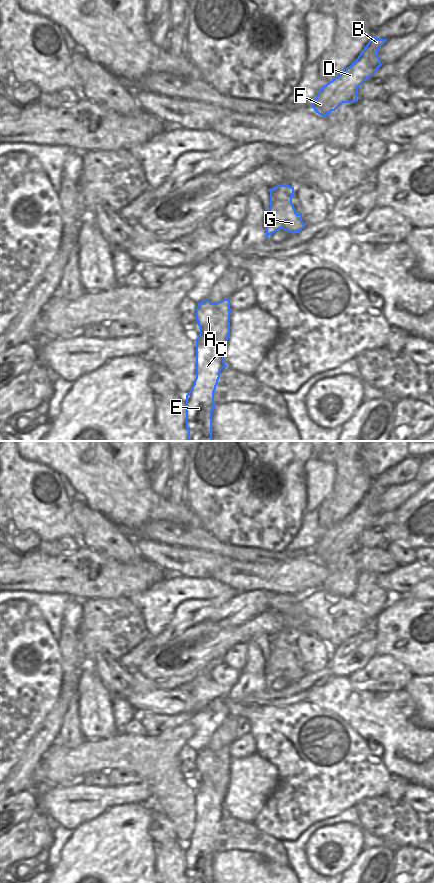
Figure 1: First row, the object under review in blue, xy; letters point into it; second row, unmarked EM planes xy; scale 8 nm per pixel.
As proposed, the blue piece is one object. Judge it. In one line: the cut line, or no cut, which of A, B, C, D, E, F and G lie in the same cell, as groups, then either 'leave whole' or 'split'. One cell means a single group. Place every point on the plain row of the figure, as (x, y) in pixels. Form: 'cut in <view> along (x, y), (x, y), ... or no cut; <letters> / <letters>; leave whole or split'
cut in xy along (200, 780), (207, 782), (208, 795), (222, 816); A / B C D E F G; split

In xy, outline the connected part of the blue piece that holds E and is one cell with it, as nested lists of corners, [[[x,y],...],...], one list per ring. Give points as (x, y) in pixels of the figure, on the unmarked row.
[[[200,781],[196,787],[196,826],[186,843],[186,876],[188,883],[212,883],[212,860],[215,856],[214,840],[220,826],[222,810],[213,804],[208,796],[208,782]]]

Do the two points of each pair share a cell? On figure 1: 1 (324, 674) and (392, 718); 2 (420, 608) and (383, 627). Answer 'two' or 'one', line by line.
1: two
2: one

